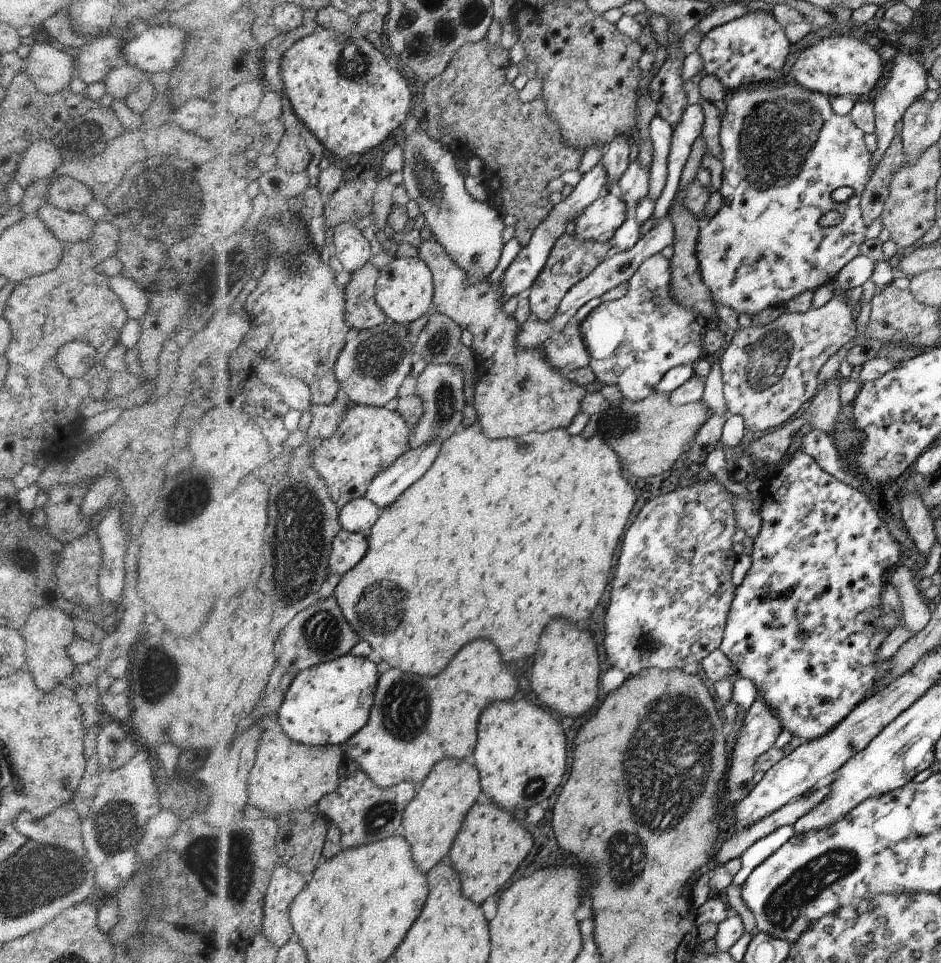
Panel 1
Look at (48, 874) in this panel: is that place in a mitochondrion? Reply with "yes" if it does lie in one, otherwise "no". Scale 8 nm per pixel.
yes

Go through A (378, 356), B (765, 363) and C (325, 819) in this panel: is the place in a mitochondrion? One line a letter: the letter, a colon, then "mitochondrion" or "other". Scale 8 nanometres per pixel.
A: mitochondrion
B: mitochondrion
C: other

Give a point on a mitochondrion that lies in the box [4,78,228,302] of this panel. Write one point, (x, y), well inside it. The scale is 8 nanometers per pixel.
(166, 205)

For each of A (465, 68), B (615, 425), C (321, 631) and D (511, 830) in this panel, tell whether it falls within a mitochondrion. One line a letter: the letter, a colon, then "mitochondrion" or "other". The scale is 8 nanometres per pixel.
A: other
B: mitochondrion
C: mitochondrion
D: other

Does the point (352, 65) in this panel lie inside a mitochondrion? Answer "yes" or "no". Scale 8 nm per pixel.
yes

